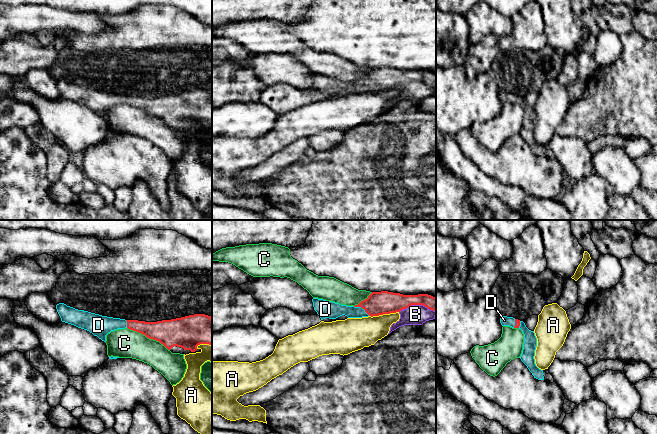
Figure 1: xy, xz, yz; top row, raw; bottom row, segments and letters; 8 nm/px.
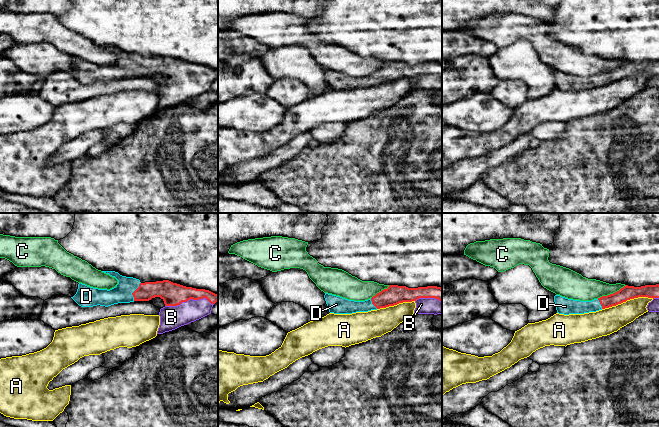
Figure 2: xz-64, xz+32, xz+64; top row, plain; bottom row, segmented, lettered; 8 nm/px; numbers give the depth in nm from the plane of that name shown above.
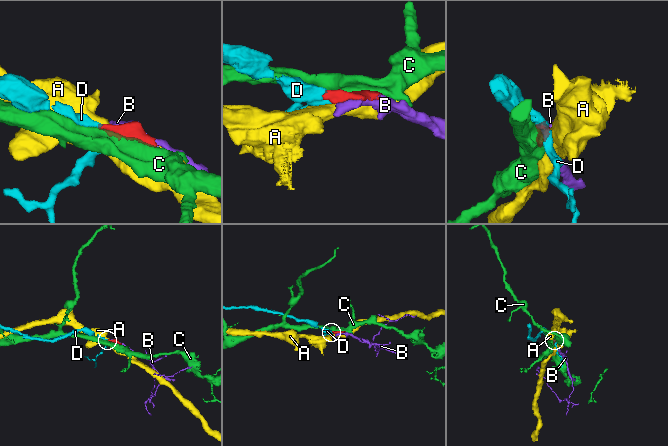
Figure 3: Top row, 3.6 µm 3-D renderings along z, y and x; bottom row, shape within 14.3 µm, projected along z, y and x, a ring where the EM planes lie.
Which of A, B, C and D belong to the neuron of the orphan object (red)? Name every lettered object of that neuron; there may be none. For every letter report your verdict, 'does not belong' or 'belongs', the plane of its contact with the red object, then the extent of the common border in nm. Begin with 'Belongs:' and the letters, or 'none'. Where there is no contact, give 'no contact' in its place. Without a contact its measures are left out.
Belongs: B, D
A: does not belong; contact in xz; length 240 nm
B: belongs; contact in xz; length 300 nm
C: does not belong; contact in xy; length 400 nm
D: belongs; contact in xz; length 150 nm

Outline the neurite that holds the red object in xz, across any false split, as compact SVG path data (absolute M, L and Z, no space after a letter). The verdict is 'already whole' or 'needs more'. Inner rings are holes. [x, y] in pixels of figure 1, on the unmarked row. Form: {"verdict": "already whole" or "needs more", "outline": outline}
{"verdict": "needs more", "outline": "M388 67L372 68L367 75L355 82L341 81L318 74L313 74L312 78L314 86L320 92L321 96L325 94L336 95L342 91L348 94L362 94L398 88L400 90L400 95L391 101L388 110L404 101L422 101L426 97L435 95L436 92L436 74L428 70L403 71Z"}

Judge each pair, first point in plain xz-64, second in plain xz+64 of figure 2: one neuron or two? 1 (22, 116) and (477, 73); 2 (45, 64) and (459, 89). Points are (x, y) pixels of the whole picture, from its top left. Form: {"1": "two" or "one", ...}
{"1": "two", "2": "two"}

